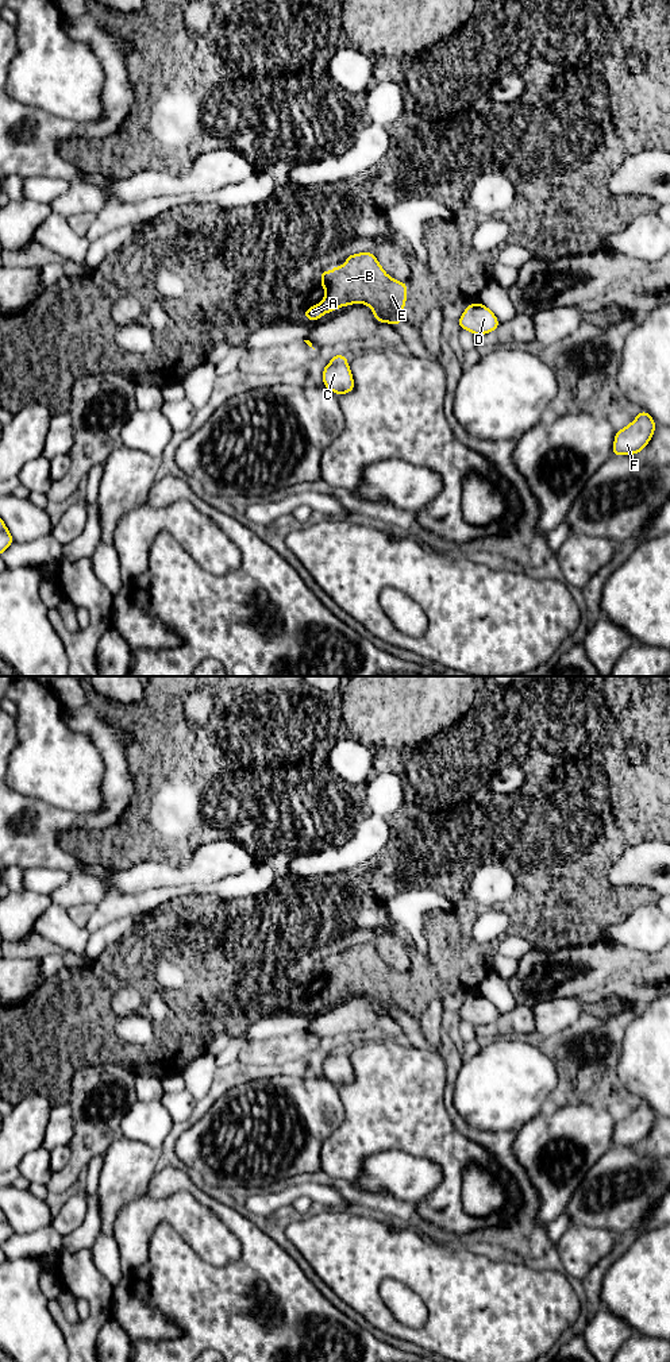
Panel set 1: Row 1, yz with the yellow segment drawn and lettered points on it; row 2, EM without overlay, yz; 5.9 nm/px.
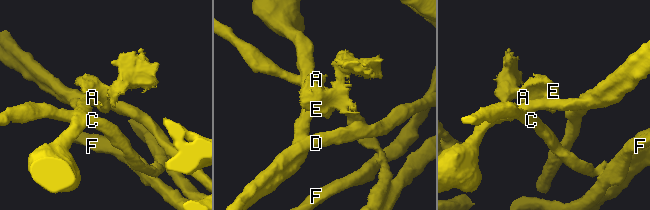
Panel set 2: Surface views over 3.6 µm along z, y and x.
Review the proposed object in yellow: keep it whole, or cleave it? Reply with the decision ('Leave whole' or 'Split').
Split

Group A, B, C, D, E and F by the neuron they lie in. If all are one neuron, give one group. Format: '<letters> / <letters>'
A B E / C D F

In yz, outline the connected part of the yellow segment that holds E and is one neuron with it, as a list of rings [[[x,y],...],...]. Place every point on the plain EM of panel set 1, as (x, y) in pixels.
[[[371,944],[346,946],[346,952],[343,957],[319,964],[326,987],[303,1006],[316,1012],[338,999],[366,995],[374,1003],[404,1012],[400,1007],[407,992],[407,973],[389,968]]]

